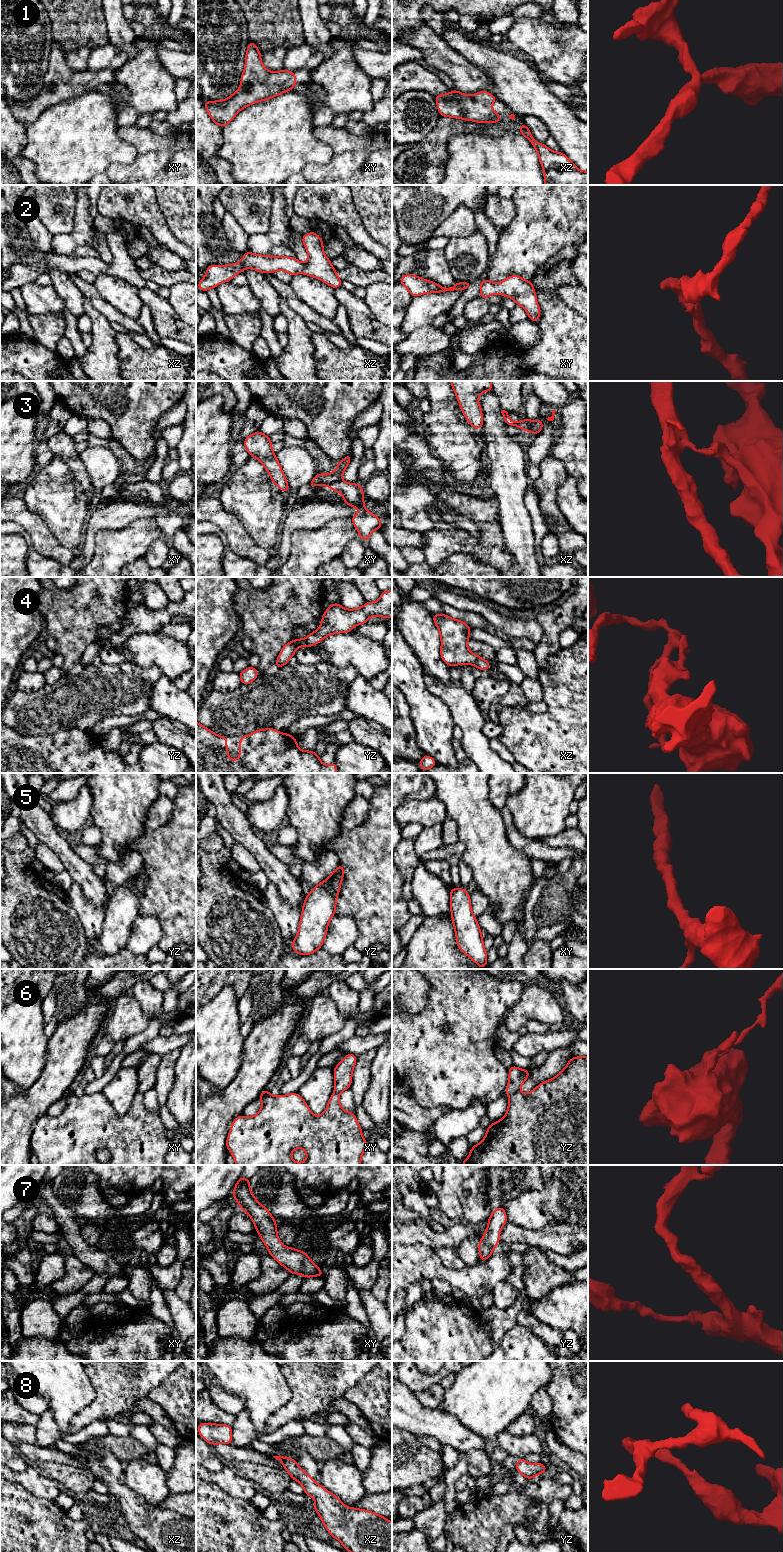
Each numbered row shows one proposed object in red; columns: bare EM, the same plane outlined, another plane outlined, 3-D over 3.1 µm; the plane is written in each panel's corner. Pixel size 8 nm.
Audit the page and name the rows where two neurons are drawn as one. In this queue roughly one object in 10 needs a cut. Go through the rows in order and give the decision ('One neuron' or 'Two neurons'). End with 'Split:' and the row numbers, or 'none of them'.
1: One neuron
2: One neuron
3: Two neurons
4: Two neurons
5: One neuron
6: Two neurons
7: One neuron
8: One neuron
Split: 3, 4, 6

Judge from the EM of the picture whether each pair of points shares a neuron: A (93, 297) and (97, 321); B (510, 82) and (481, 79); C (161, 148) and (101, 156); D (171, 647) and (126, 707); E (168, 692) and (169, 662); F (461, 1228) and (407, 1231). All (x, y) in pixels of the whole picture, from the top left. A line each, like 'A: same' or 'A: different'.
A: different
B: different
C: different
D: different
E: different
F: same

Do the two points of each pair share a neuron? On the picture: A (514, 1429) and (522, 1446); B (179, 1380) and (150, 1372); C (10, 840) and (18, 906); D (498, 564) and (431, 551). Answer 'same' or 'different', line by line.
A: different
B: different
C: different
D: same

